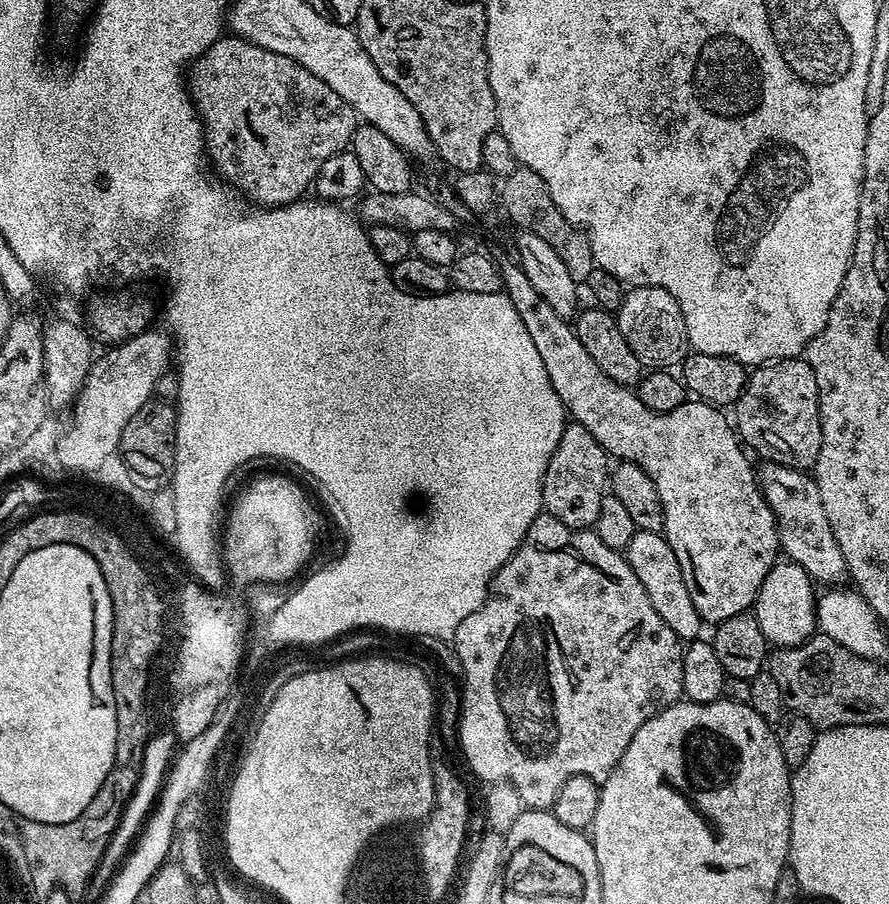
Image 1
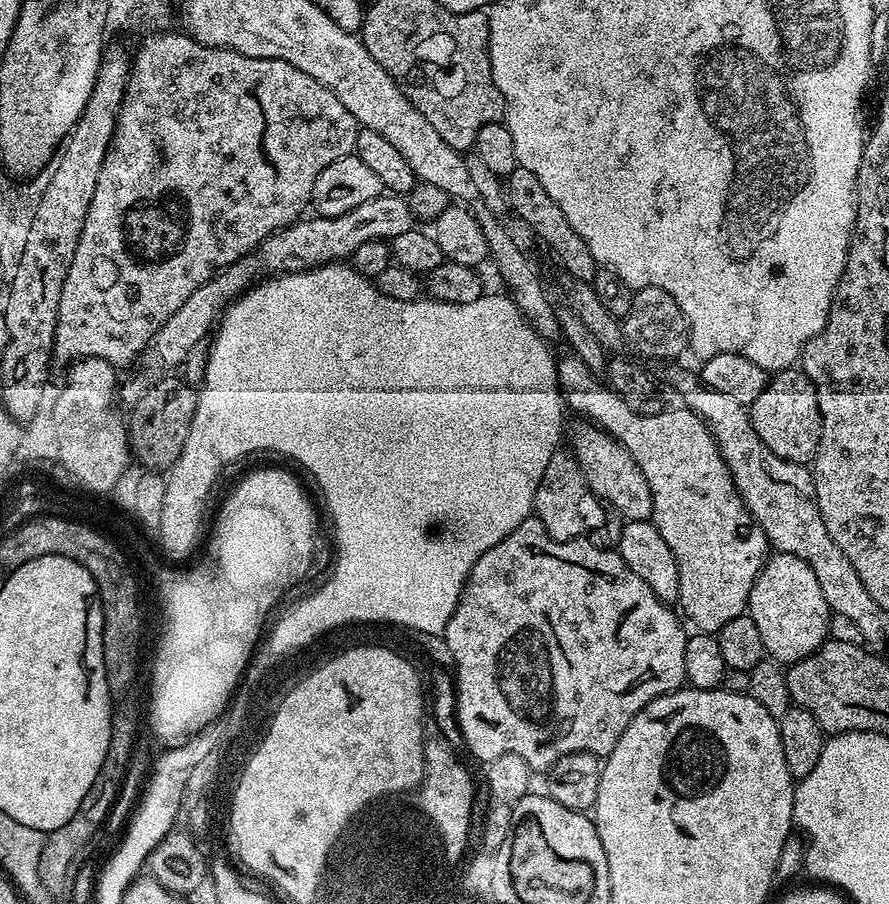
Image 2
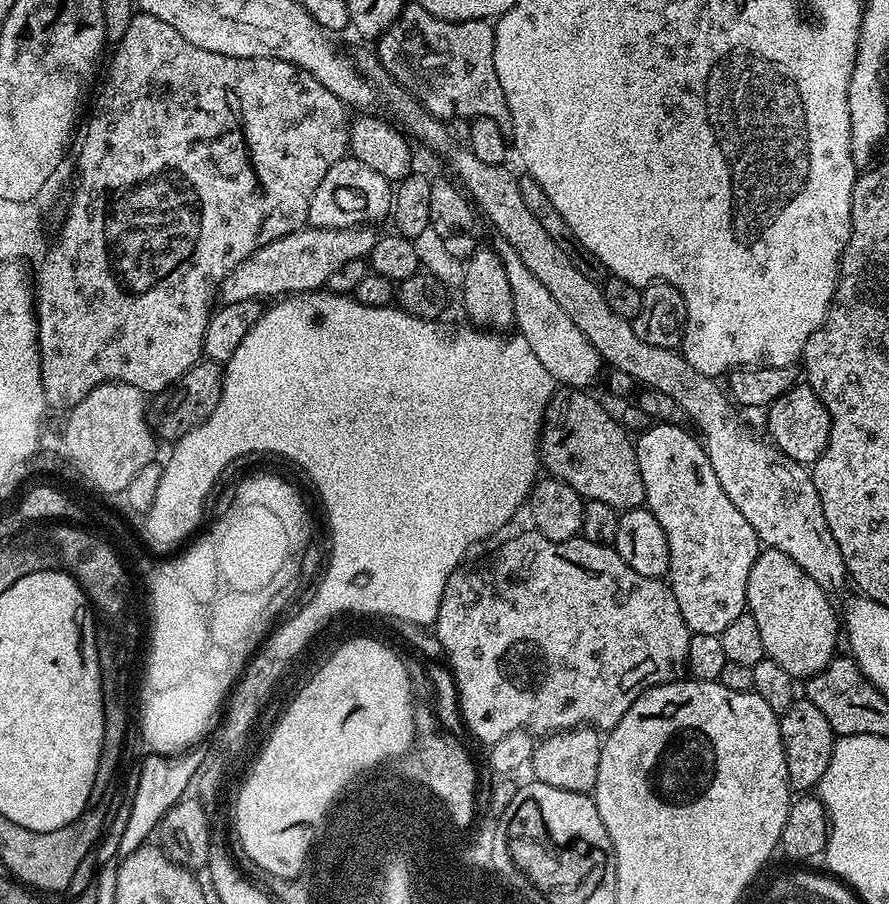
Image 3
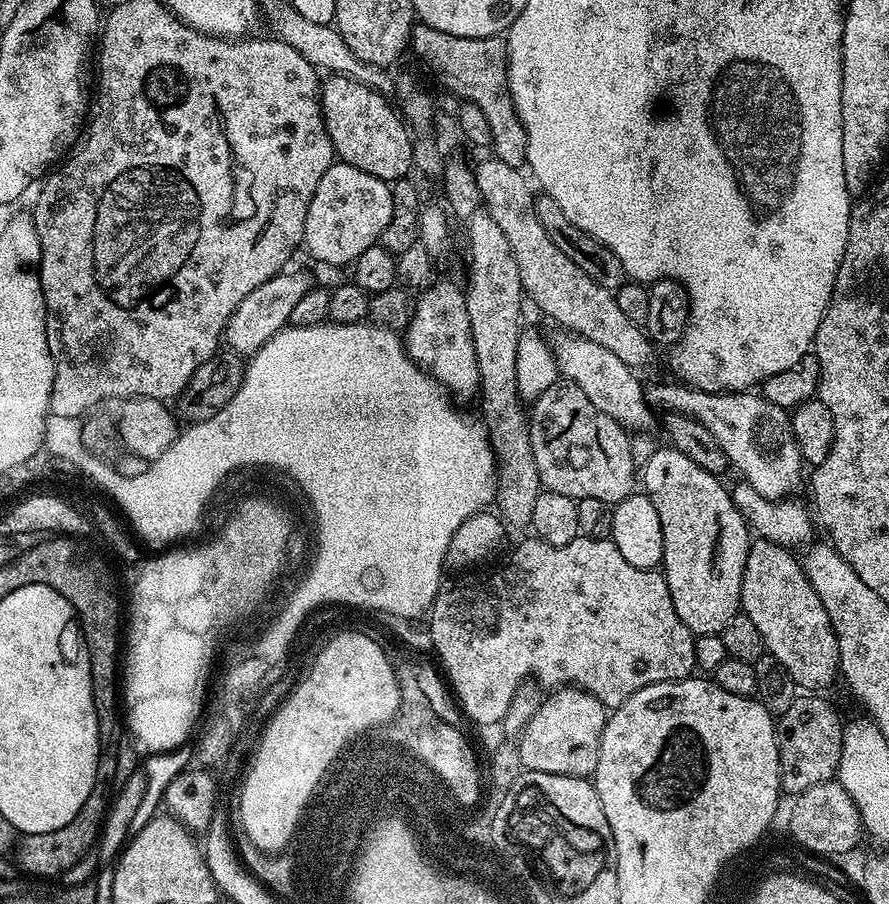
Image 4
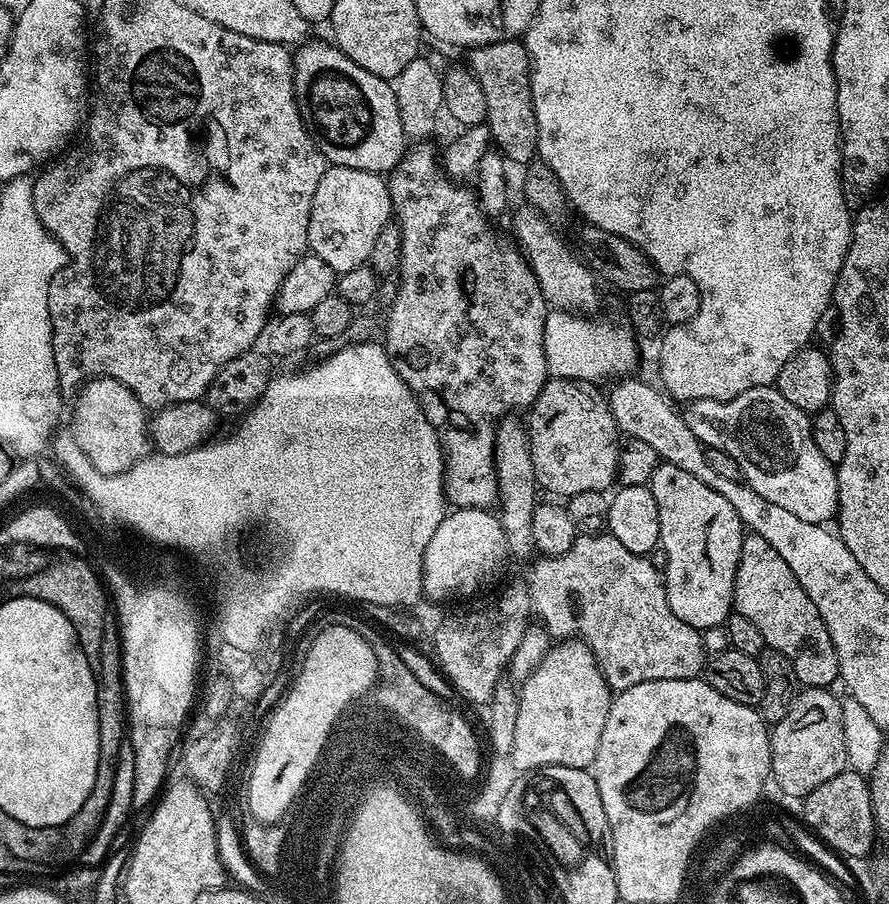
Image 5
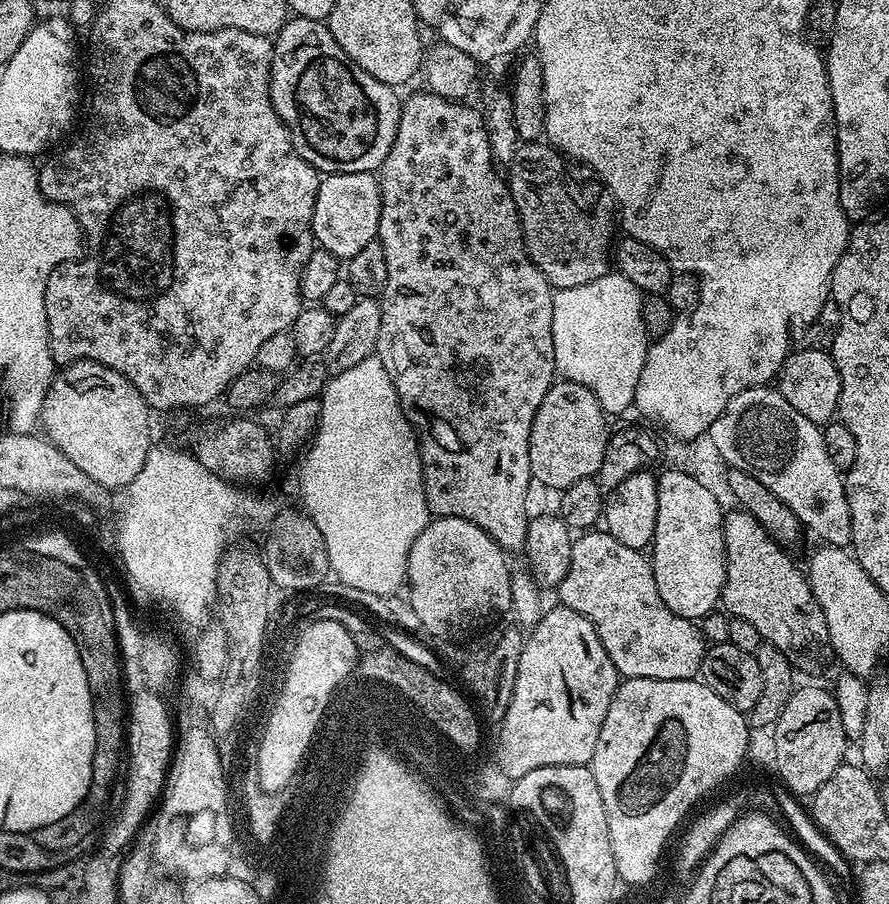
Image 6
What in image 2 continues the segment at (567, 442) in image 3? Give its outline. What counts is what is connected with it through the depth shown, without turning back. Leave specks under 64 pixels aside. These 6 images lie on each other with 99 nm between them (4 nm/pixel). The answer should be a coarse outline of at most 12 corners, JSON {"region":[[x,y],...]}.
{"region":[[591,422],[570,451],[590,490],[625,521],[652,519],[646,474]]}

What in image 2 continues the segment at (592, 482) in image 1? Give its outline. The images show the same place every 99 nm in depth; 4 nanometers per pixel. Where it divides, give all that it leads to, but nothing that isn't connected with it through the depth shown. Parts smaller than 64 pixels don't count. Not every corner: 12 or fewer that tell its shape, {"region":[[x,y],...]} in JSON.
{"region":[[557,450],[532,507],[555,540],[602,524],[576,457]]}

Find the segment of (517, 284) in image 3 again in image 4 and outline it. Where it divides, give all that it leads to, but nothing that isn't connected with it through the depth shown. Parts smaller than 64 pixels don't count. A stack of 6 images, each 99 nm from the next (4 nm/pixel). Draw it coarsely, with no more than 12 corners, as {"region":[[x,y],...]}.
{"region":[[585,336],[551,341],[559,375],[644,432],[653,409],[622,358]]}

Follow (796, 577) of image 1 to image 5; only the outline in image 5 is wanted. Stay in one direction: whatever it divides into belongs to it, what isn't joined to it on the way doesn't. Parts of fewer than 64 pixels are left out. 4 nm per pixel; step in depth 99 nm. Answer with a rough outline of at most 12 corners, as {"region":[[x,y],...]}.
{"region":[[745,535],[735,612],[804,688],[840,674],[818,606],[766,538]]}

